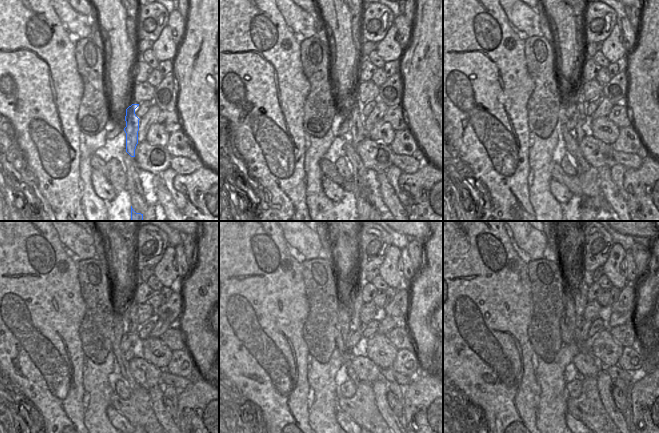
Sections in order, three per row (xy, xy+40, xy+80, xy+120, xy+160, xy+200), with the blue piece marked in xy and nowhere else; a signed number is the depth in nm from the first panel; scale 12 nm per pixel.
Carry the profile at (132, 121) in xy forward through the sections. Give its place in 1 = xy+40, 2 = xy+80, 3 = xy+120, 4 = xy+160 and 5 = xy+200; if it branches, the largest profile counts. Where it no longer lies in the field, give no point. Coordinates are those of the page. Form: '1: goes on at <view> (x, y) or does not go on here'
1: goes on at xy+40 (357, 119)
2: goes on at xy+80 (580, 104)
3: goes on at xy+120 (132, 326)
4: goes on at xy+160 (355, 293)
5: goes on at xy+200 (580, 287)

